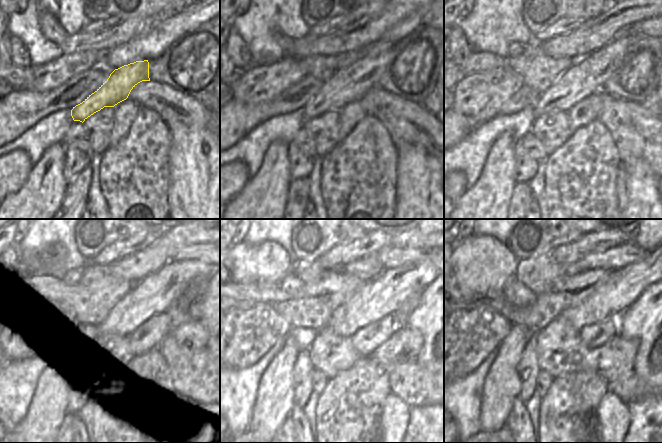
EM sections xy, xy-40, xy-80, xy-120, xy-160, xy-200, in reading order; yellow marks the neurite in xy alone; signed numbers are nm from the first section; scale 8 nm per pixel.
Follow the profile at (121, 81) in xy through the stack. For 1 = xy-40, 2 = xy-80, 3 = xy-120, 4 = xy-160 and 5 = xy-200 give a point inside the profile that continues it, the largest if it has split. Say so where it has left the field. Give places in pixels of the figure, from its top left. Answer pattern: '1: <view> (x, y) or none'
1: xy-40 (349, 84)
2: xy-80 (587, 76)
3: xy-120 (154, 294)
4: xy-160 (381, 296)
5: xy-200 (606, 299)

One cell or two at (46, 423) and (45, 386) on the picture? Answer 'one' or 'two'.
one

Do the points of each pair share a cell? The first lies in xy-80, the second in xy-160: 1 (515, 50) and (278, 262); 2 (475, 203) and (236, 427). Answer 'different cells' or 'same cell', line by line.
1: different cells
2: different cells

